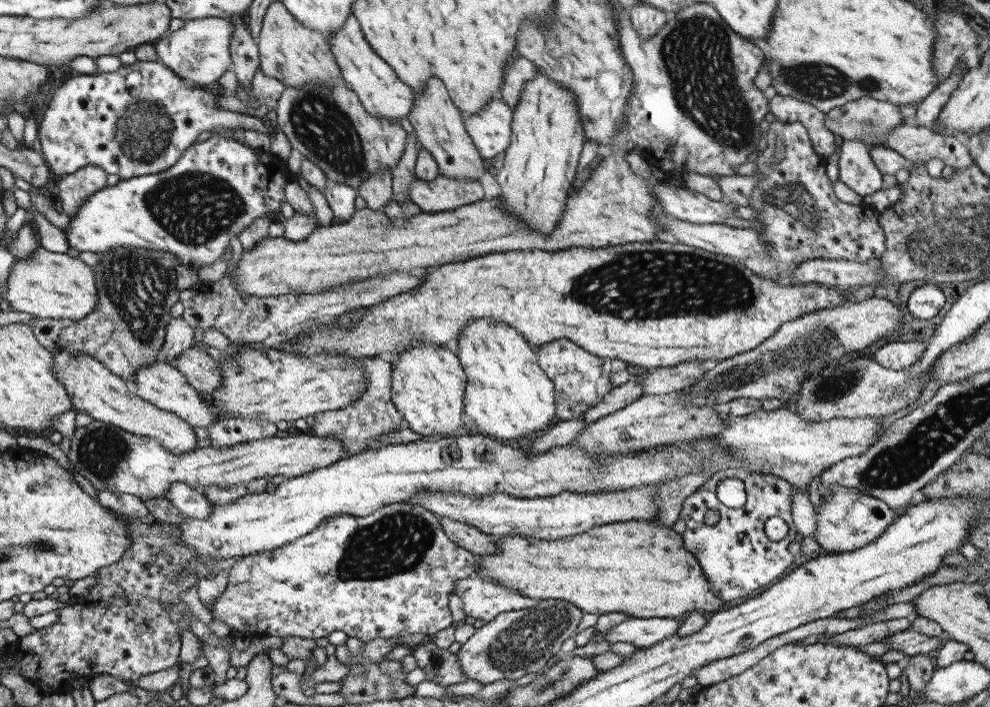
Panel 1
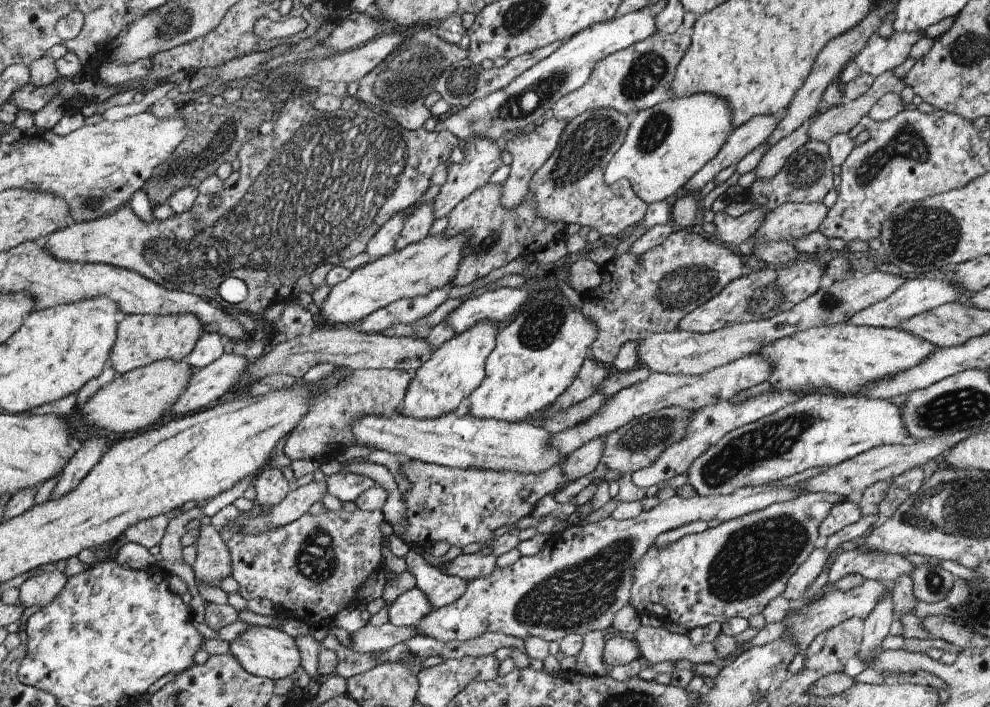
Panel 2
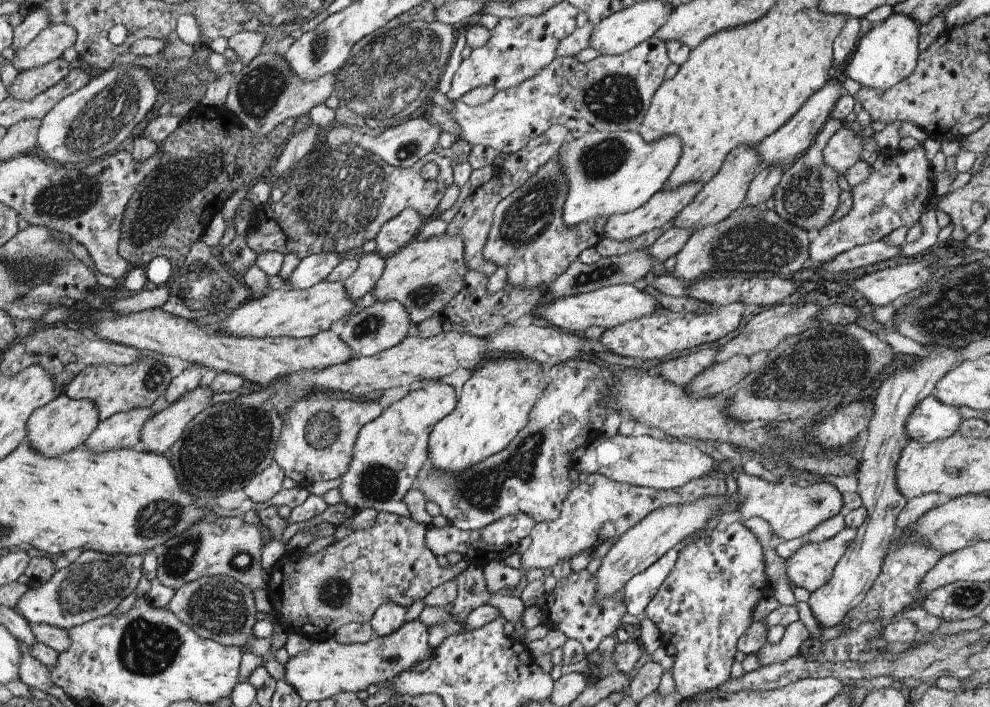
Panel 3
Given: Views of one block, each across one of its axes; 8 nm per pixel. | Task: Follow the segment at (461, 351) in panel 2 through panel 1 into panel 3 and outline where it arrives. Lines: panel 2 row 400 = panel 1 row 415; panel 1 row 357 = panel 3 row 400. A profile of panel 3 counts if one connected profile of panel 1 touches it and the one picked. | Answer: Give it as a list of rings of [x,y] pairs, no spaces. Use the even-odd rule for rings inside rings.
[[[437,380],[412,389],[404,398],[392,403],[378,418],[371,420],[358,434],[348,472],[339,486],[342,503],[355,512],[374,509],[377,512],[410,516],[404,496],[412,488],[418,472],[428,458],[428,443],[434,425],[456,408],[456,390]]]

